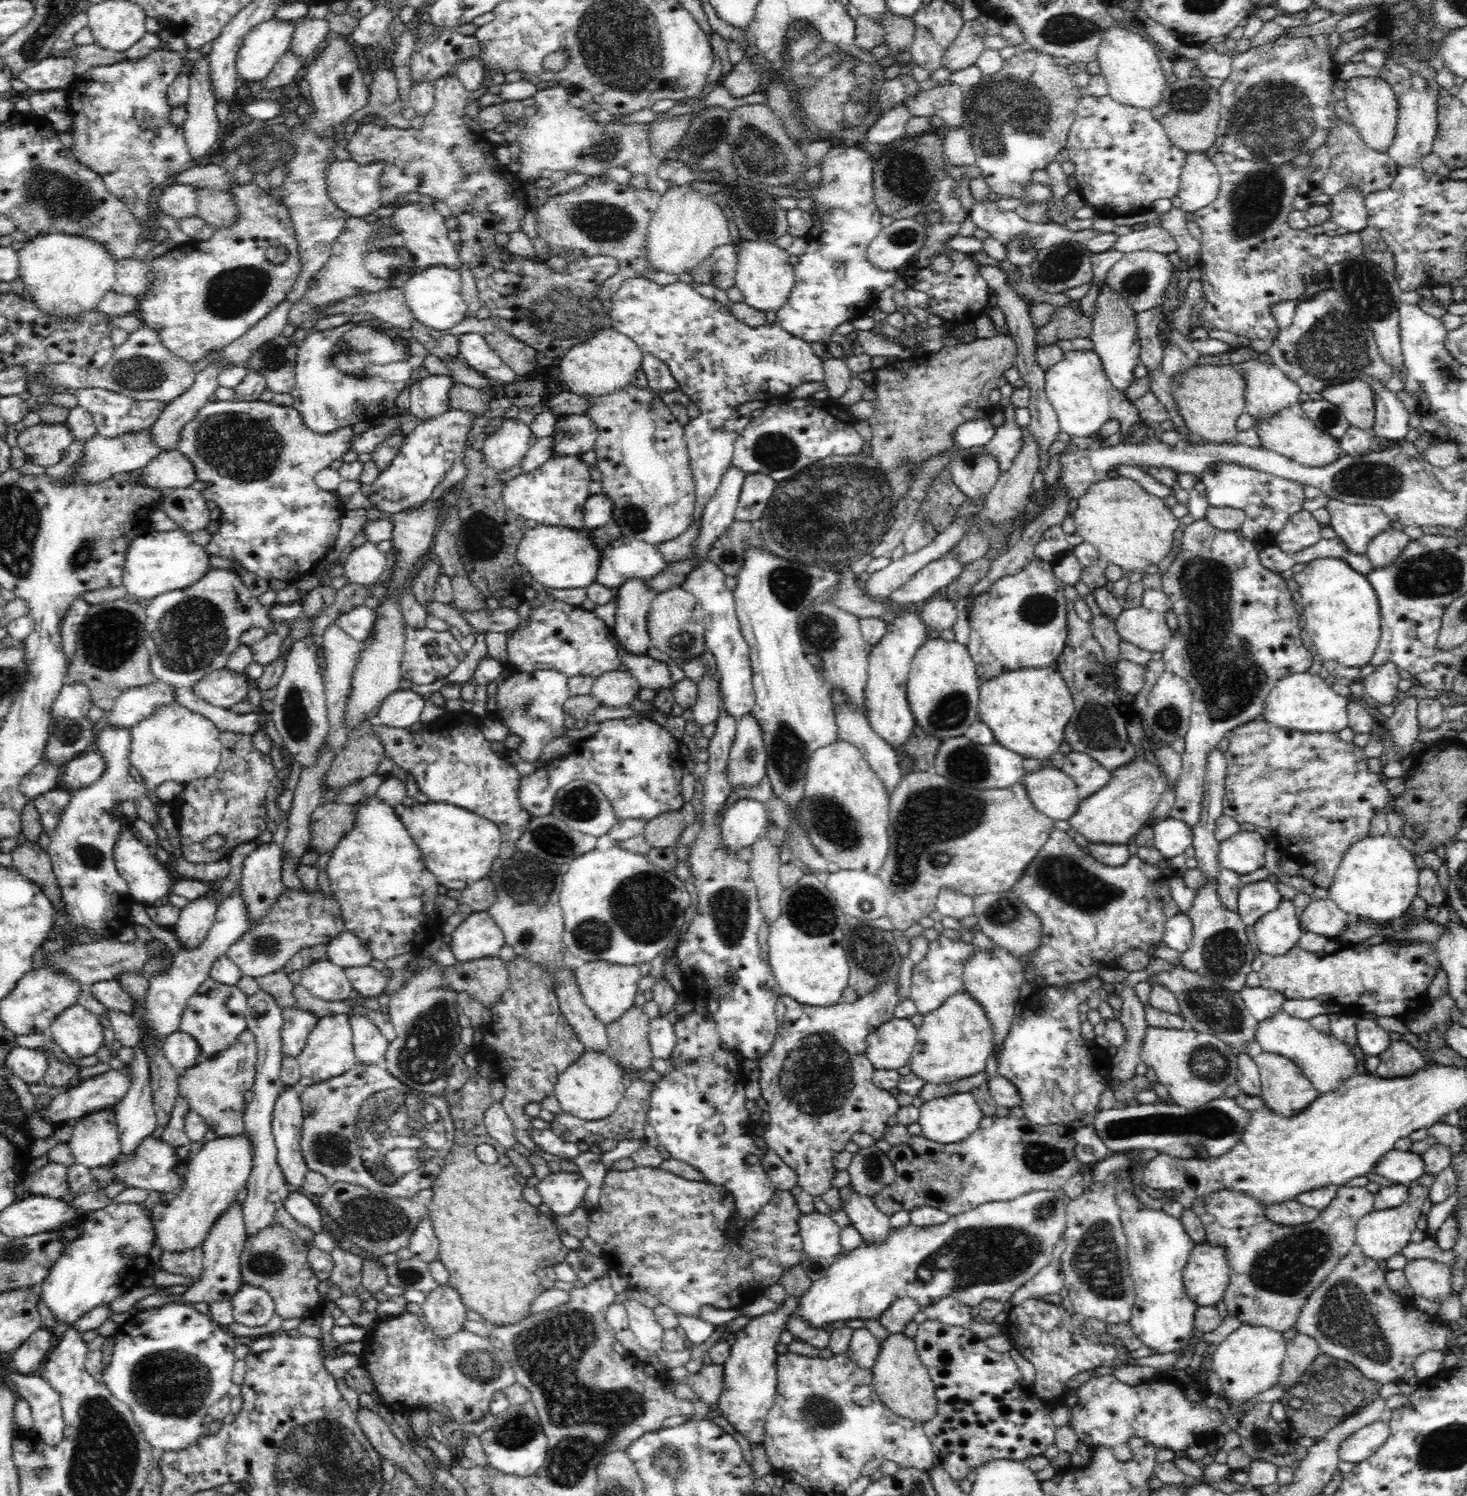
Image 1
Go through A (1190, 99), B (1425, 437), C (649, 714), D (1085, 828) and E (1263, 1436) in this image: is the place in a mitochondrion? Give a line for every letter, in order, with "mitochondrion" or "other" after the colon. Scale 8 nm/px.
A: mitochondrion
B: other
C: other
D: other
E: mitochondrion

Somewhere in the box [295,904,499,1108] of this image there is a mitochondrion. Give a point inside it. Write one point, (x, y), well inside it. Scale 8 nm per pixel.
(424, 1056)

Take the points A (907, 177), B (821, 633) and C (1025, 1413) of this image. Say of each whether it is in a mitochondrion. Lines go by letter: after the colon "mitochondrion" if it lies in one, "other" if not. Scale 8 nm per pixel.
A: mitochondrion
B: mitochondrion
C: other

